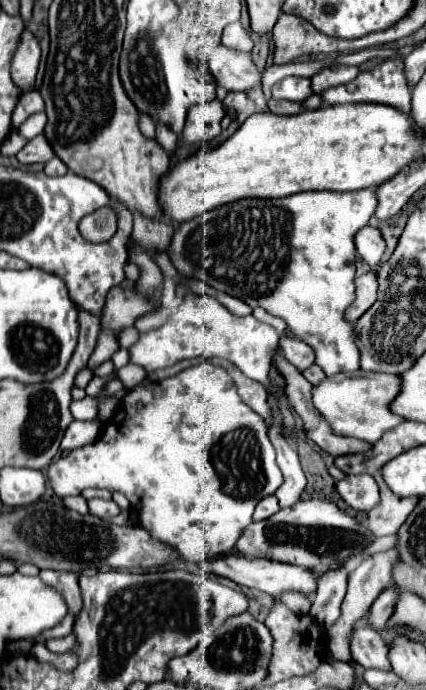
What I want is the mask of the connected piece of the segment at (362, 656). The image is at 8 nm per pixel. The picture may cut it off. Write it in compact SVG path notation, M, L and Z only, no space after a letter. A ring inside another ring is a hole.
M350 640L350 652L352 660L364 668L382 668L382 670L390 668L384 640Z

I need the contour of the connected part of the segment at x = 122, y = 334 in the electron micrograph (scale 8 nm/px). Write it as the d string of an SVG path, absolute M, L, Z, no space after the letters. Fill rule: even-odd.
M134 326L124 328L124 330L118 332L118 342L120 342L120 346L132 346L132 344L136 342L136 338L138 338L138 330L136 330Z

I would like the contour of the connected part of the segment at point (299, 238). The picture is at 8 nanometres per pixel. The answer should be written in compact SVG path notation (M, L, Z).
M358 190L352 194L328 194L328 192L300 192L300 194L292 194L286 198L242 198L230 204L224 204L220 208L208 210L196 218L192 218L190 222L182 222L178 226L178 230L172 236L172 244L168 248L170 260L174 264L174 268L184 274L184 276L196 276L200 278L204 284L212 286L214 290L226 292L234 298L240 298L242 302L246 302L248 306L256 308L262 306L266 312L284 318L284 322L288 324L288 328L292 330L294 336L298 336L300 340L304 340L306 344L310 344L316 352L316 364L322 366L322 370L328 376L340 374L340 372L356 372L360 370L360 350L356 346L356 332L354 332L354 324L350 320L346 320L346 310L352 306L352 302L356 300L356 284L354 284L354 274L356 274L356 244L354 244L354 236L356 232L368 224L368 220L372 218L376 210L376 198L374 198L374 190Z

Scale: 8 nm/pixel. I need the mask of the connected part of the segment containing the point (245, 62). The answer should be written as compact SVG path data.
M226 46L214 48L210 56L210 72L216 84L230 92L246 92L262 84L262 74L250 54L240 54Z

